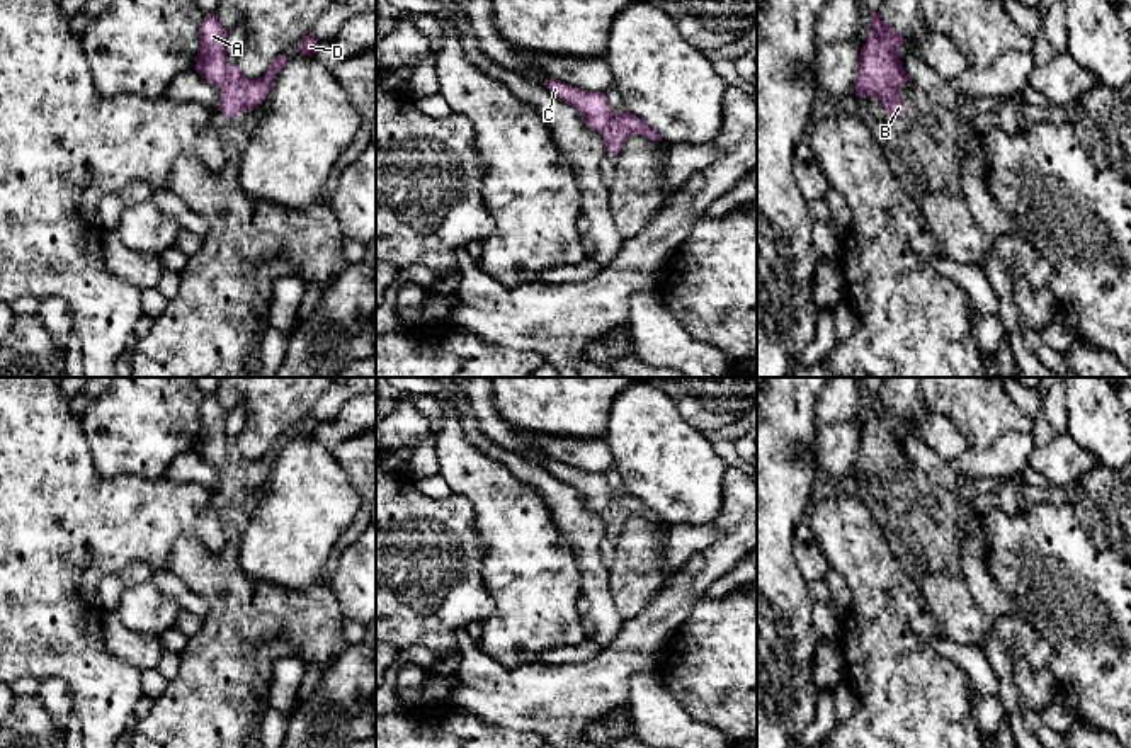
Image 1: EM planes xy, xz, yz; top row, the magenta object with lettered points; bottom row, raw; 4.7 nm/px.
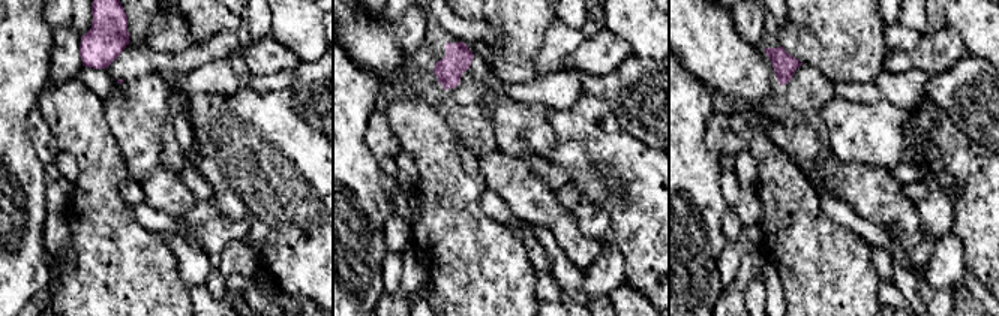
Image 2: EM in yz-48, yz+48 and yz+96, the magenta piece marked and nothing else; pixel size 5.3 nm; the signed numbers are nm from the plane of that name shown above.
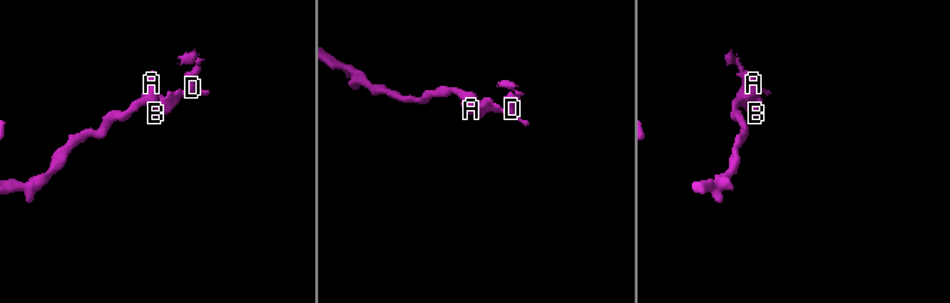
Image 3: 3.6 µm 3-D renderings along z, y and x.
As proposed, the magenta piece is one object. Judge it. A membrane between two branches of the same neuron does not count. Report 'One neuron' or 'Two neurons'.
Two neurons

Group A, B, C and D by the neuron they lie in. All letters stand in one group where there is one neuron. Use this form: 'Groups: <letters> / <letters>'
Groups: A C / B D

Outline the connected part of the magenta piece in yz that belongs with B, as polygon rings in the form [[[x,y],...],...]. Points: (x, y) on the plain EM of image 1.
[[[901,447],[896,454],[896,459],[889,464],[886,471],[883,471],[876,479],[881,483],[883,490],[891,496],[901,498],[907,491],[907,486],[901,483],[898,476],[898,469],[910,461],[908,454]]]

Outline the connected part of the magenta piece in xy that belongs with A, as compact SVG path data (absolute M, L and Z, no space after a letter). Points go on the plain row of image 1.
M211 394L204 398L199 415L201 422L194 450L221 471L228 450L228 434L224 430L228 411L219 405L216 394Z

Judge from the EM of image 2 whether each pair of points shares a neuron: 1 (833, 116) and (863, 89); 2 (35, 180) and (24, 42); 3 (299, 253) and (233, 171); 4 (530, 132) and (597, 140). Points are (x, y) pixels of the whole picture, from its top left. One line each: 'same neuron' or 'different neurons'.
1: different neurons
2: same neuron
3: same neuron
4: different neurons

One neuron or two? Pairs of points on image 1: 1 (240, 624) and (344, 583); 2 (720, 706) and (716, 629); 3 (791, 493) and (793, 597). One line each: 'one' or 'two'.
1: two
2: one
3: one

